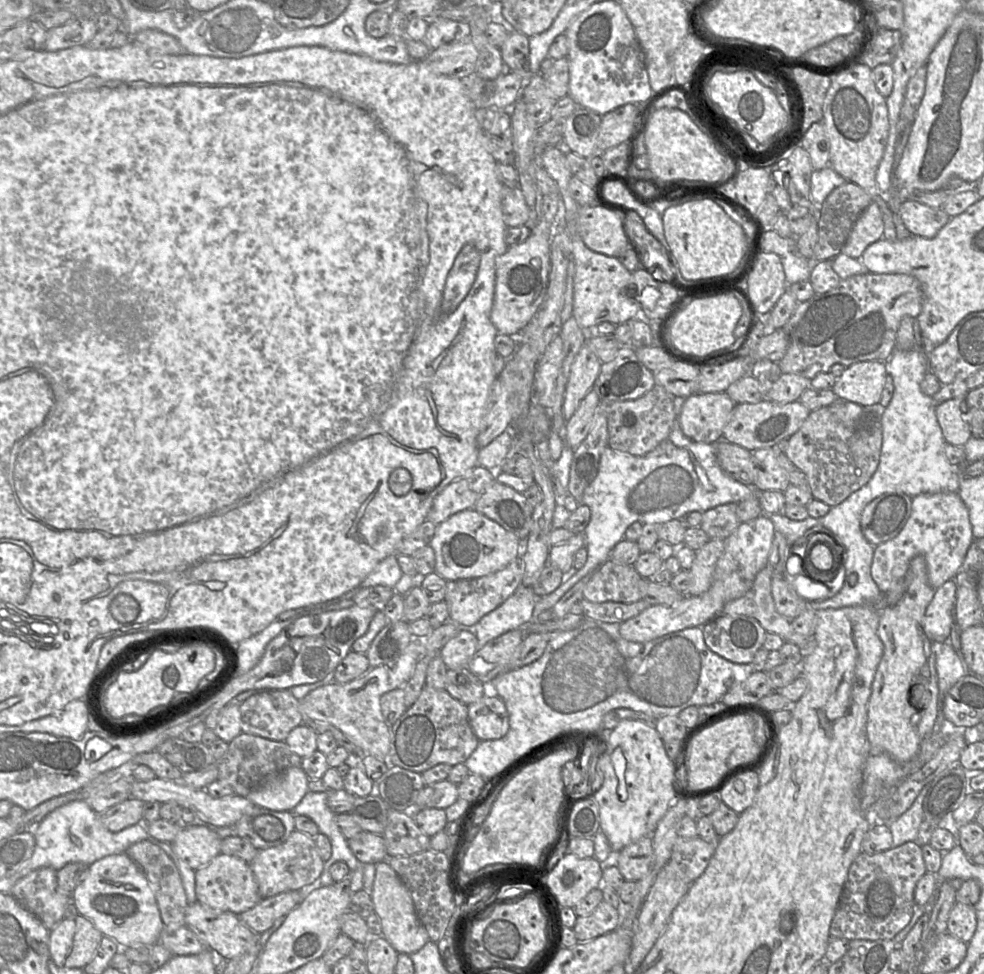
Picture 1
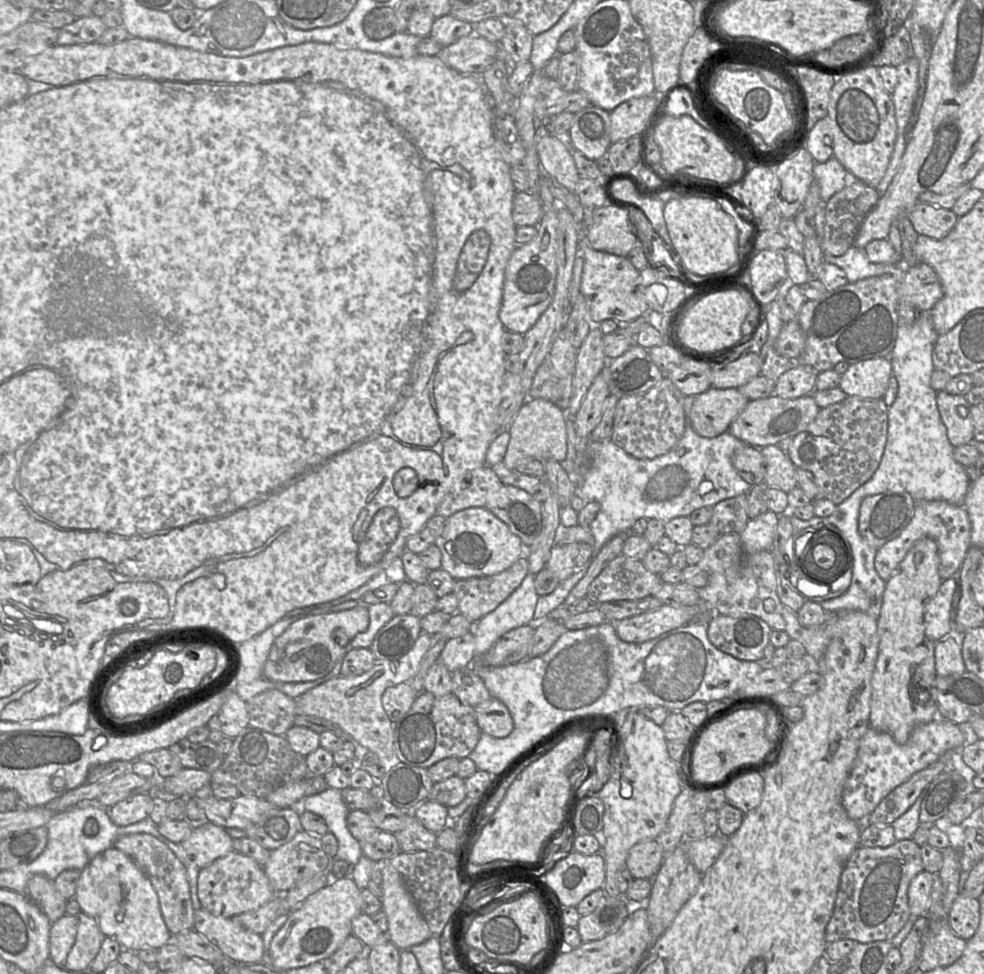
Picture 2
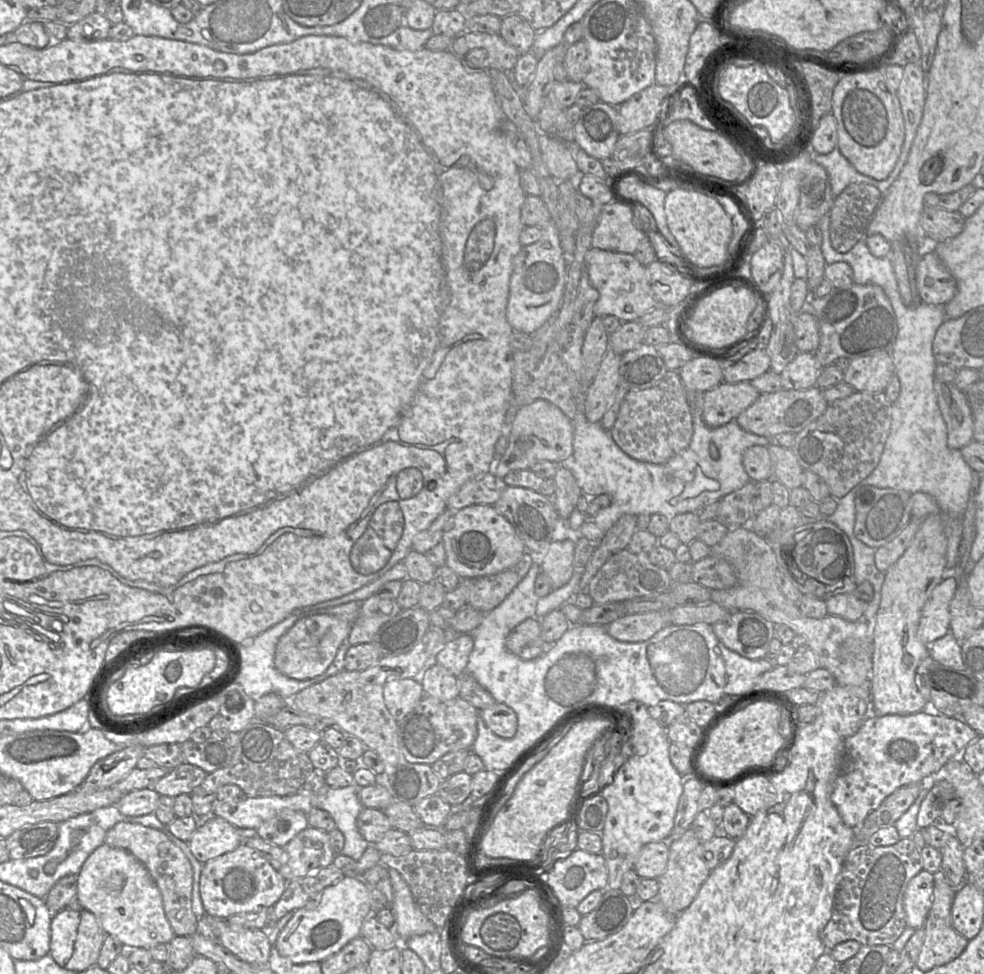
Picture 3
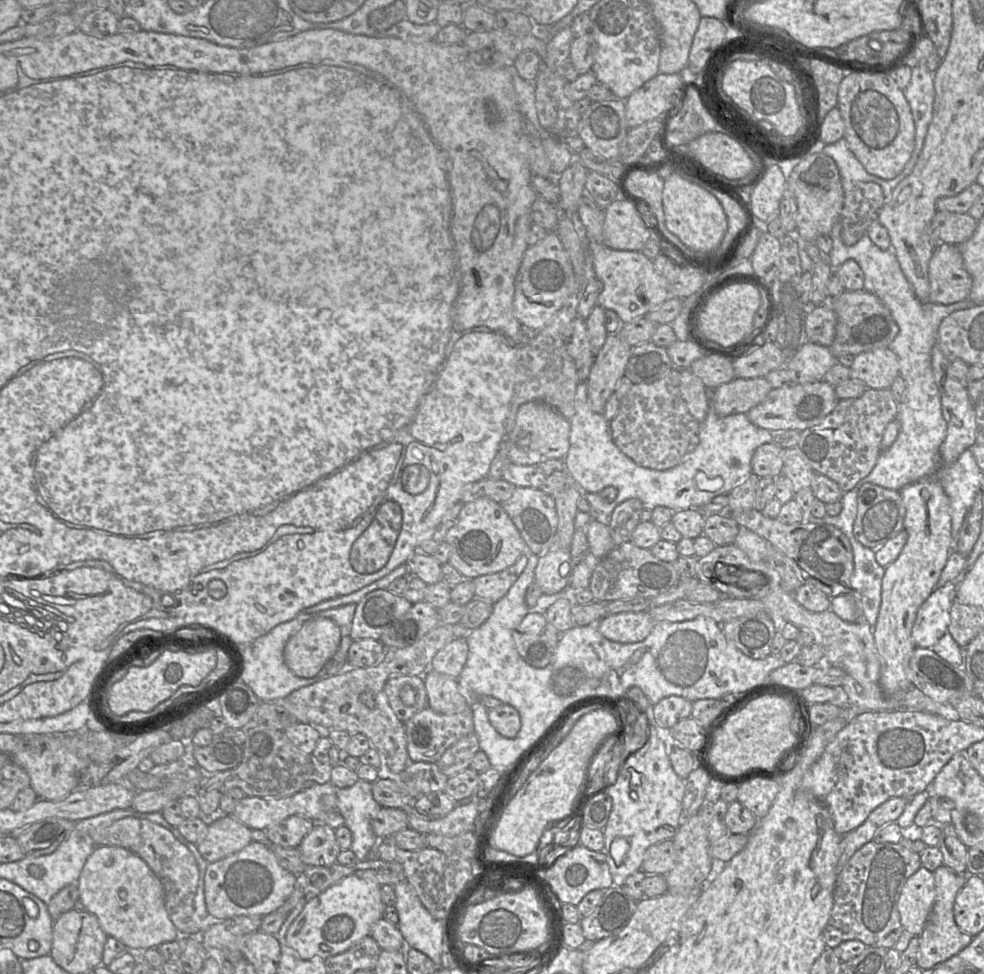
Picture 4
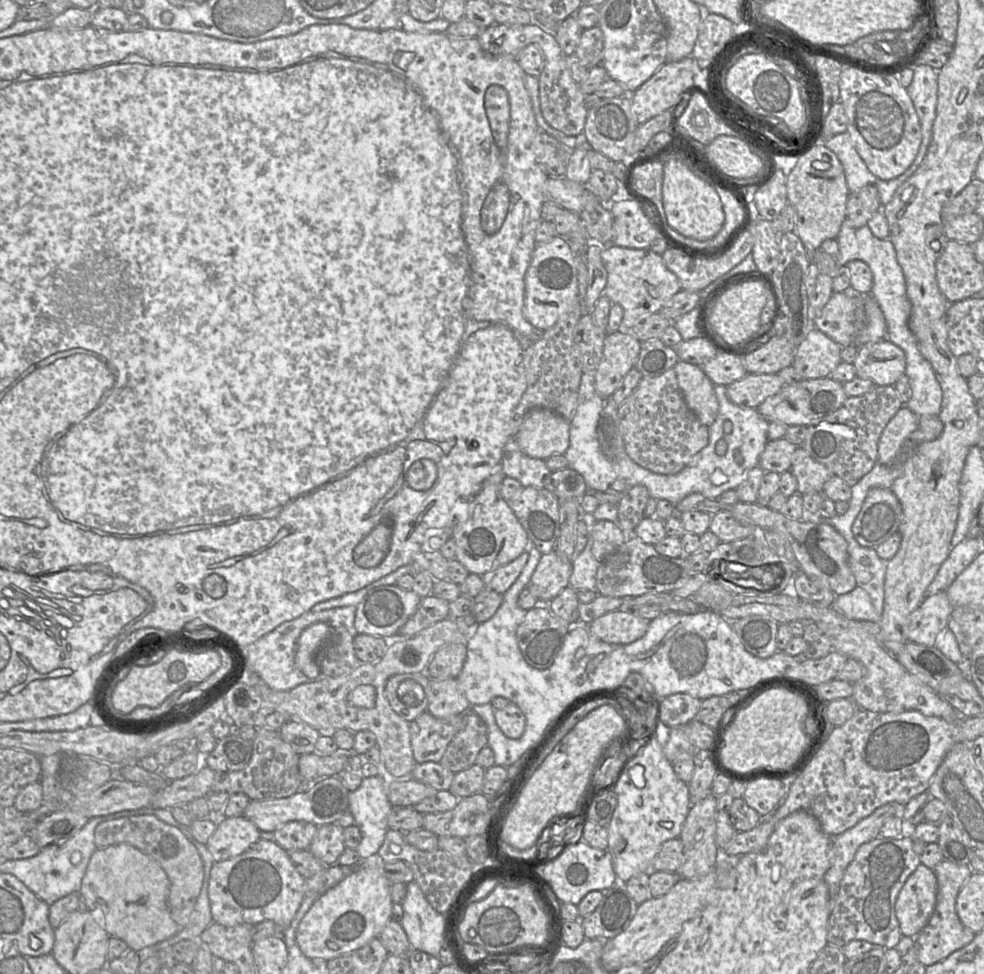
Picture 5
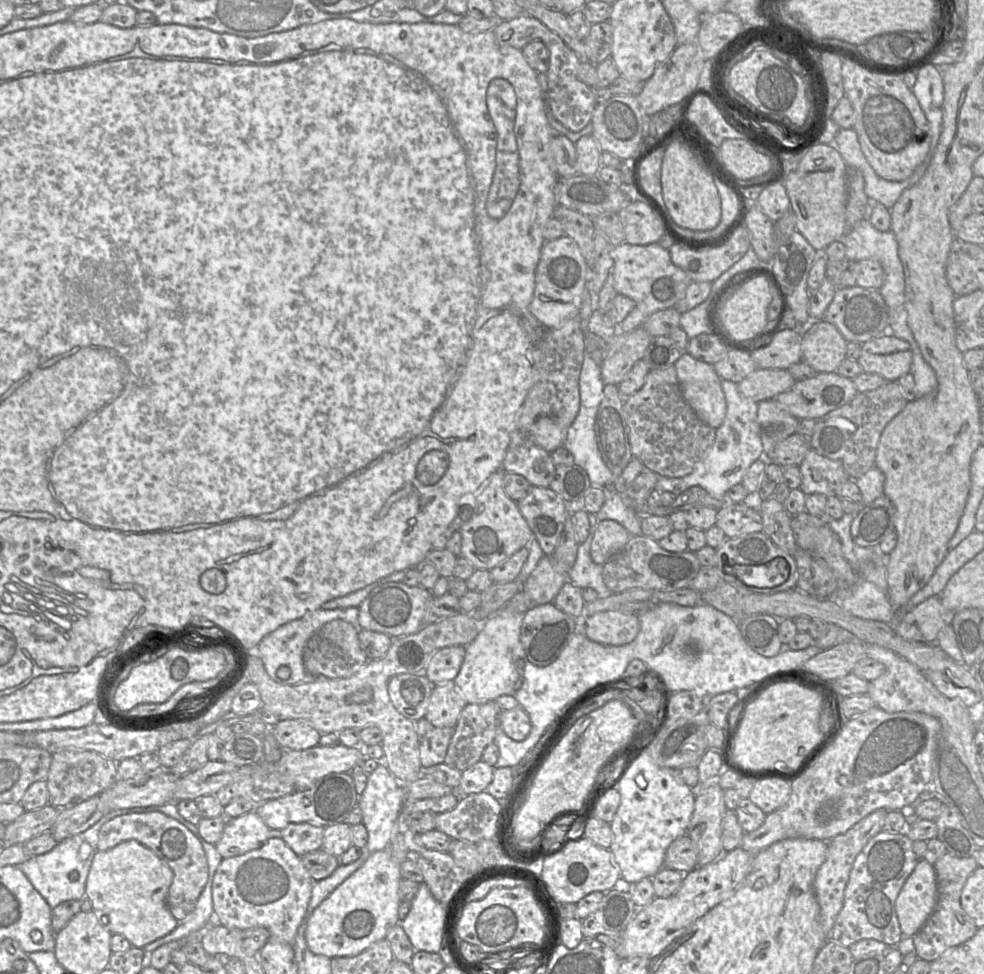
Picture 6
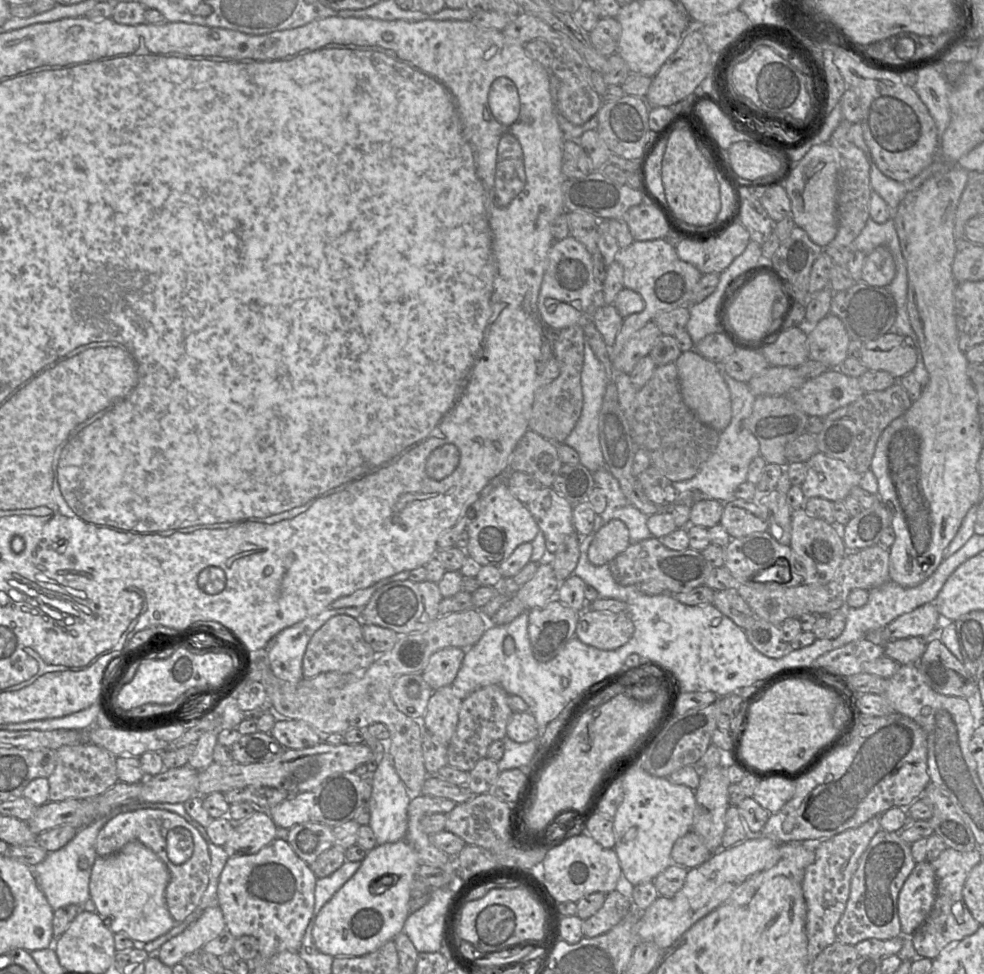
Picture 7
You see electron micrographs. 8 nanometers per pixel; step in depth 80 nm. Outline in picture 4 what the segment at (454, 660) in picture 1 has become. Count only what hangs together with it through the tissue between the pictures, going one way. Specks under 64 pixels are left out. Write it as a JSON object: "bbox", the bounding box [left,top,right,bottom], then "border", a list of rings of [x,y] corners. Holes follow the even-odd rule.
{"bbox":[430,638,468,679],"border":[[[458,638],[440,649],[433,657],[430,669],[457,679],[468,657],[466,638]]]}

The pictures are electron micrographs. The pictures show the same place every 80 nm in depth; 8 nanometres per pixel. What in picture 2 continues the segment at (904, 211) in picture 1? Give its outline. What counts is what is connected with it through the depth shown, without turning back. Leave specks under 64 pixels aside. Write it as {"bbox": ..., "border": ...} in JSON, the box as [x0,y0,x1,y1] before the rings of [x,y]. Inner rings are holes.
{"bbox":[908,202,959,240],"border":[[[919,202],[910,210],[908,217],[918,235],[925,235],[934,240],[945,238],[959,219],[951,209]]]}

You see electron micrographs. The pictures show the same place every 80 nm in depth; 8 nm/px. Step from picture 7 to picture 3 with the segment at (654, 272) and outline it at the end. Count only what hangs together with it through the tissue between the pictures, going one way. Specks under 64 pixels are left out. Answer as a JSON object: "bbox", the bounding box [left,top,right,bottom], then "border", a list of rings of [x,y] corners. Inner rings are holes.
{"bbox":[585,248,660,321],"border":[[[591,248],[585,255],[585,266],[590,283],[599,292],[593,309],[594,316],[612,315],[621,321],[633,321],[655,306],[660,307],[651,297],[647,266],[640,264],[633,254]]]}

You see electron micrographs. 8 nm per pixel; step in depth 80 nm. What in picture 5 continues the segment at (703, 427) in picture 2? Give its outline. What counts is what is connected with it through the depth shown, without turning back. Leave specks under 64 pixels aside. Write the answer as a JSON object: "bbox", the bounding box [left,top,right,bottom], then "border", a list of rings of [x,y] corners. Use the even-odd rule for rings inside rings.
{"bbox":[726,374,784,409],"border":[[[747,374],[726,386],[726,396],[735,405],[756,409],[783,387],[784,384],[777,374]]]}

